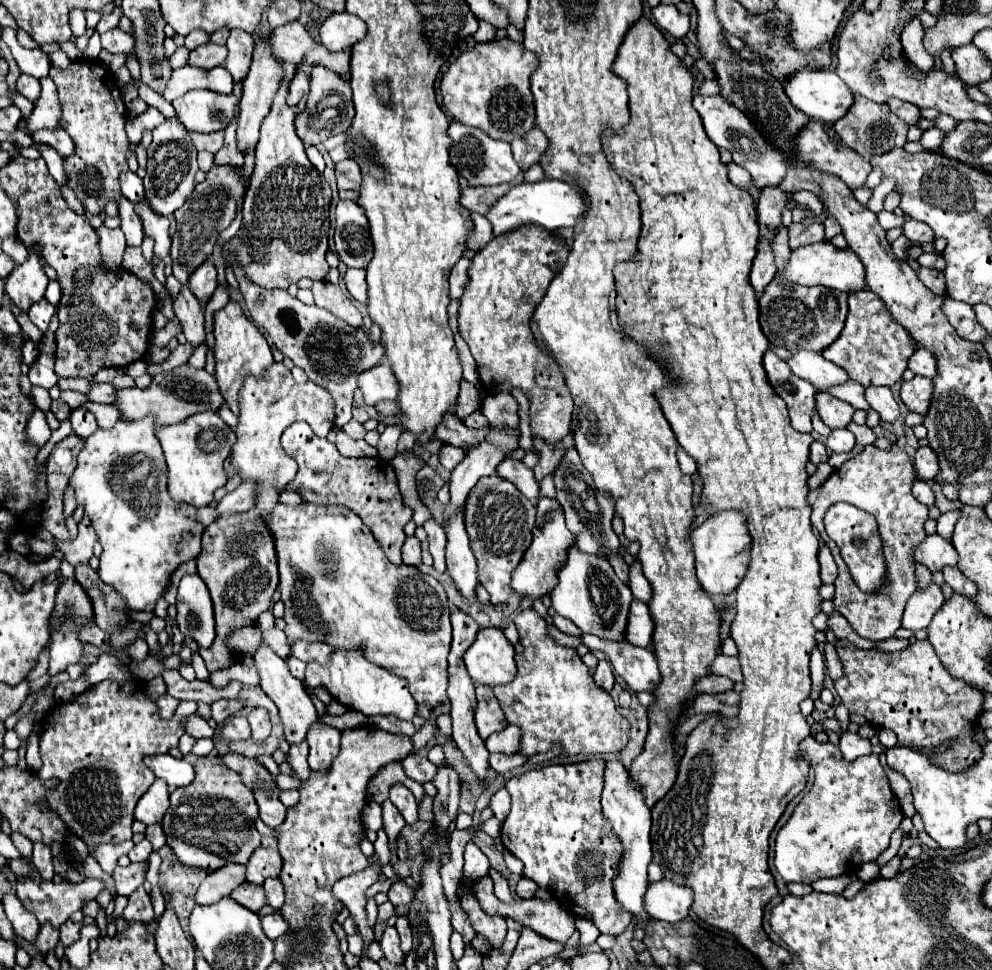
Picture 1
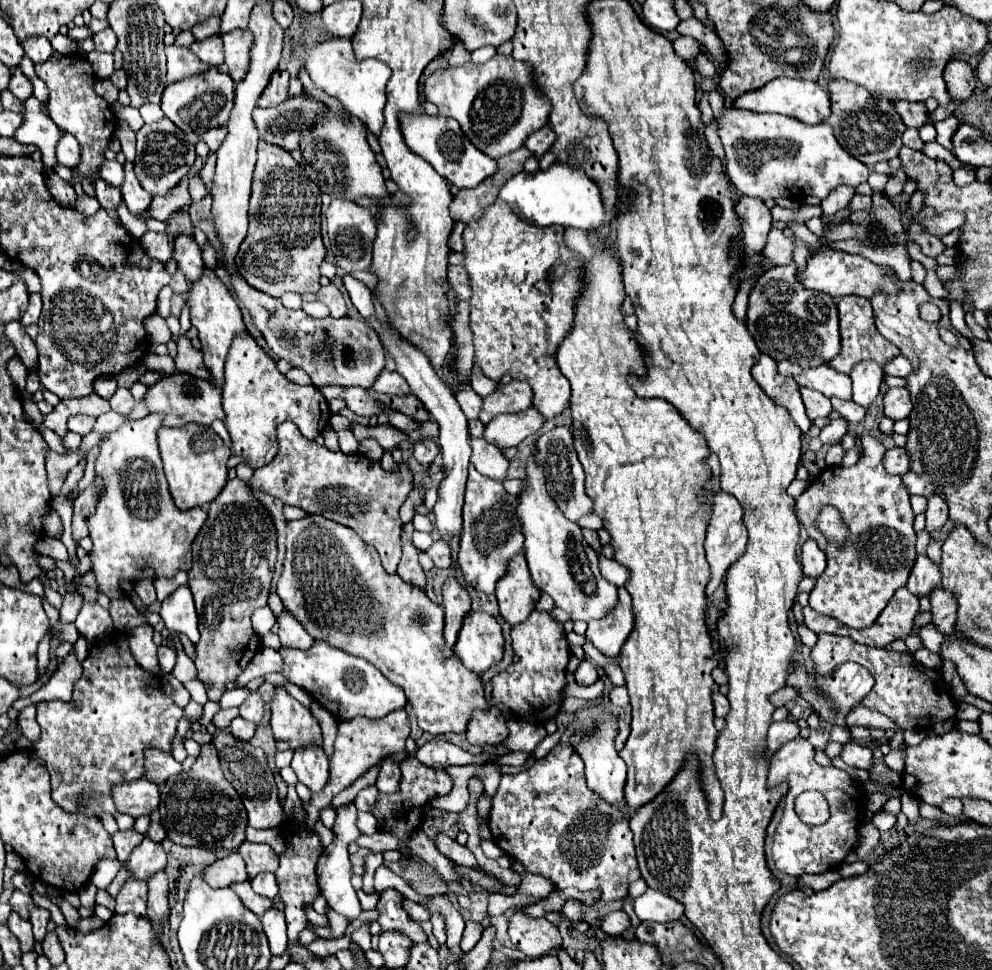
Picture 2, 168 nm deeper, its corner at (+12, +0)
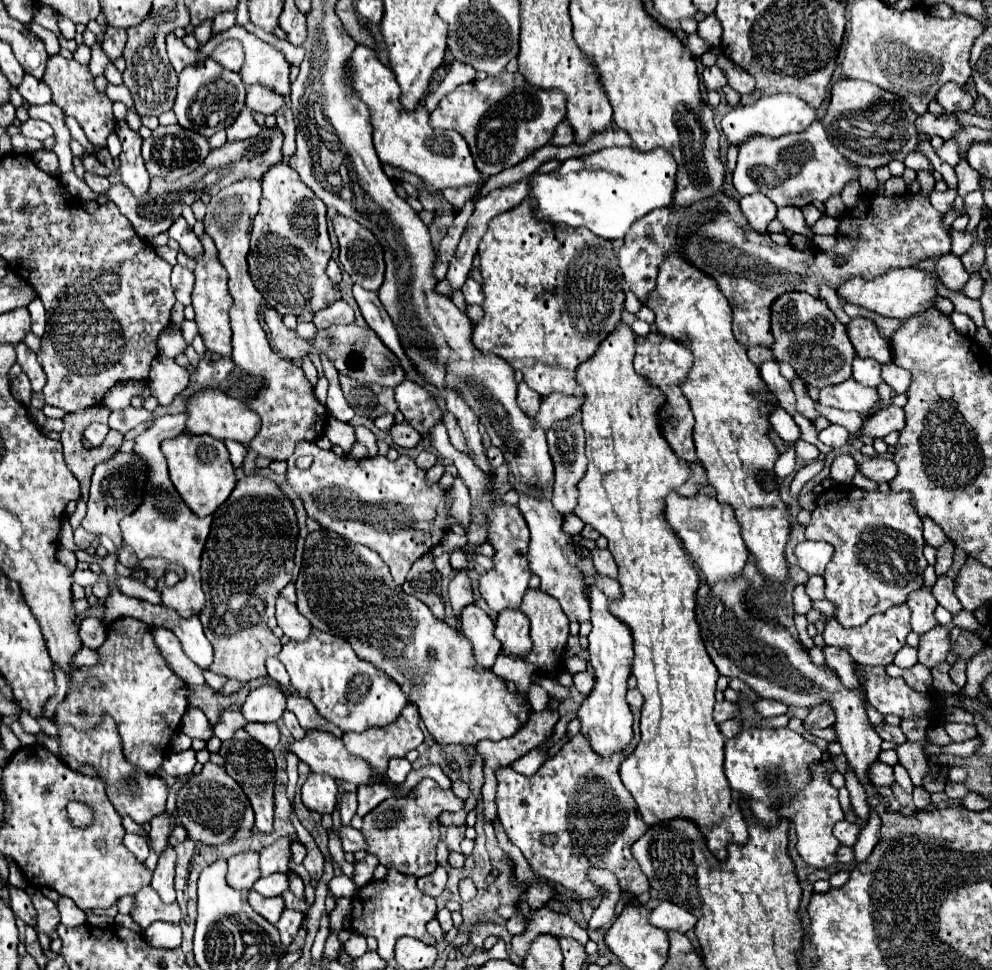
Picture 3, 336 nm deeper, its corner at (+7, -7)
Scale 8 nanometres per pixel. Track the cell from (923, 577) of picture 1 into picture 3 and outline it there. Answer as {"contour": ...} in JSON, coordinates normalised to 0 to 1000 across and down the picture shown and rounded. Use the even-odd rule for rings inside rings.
{"contour":[[[909,623],[909,625],[897,627],[889,635],[881,635],[879,639],[875,639],[875,643],[865,645],[865,647],[849,647],[839,635],[831,635],[831,654],[829,654],[829,658],[835,666],[843,666],[843,668],[847,666],[853,672],[857,672],[857,676],[865,685],[895,687],[895,685],[899,685],[903,672],[913,664],[913,656],[919,649],[917,647],[917,633],[919,633],[919,629],[915,627],[915,623]]]}

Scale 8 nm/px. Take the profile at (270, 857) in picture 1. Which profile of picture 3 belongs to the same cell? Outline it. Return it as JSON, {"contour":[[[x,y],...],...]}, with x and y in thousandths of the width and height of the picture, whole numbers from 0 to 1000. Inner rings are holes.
{"contour":[[[290,862],[278,866],[272,872],[266,872],[262,876],[262,899],[264,903],[272,903],[278,899],[290,899],[290,891],[293,888],[292,872],[294,868]]]}

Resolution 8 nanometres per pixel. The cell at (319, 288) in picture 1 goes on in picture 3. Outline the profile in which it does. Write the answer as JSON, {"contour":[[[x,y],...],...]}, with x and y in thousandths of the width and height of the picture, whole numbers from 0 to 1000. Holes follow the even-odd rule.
{"contour":[[[339,309],[331,318],[319,322],[317,330],[319,338],[331,338],[335,334],[355,334],[357,332],[357,320],[351,315],[349,309]]]}

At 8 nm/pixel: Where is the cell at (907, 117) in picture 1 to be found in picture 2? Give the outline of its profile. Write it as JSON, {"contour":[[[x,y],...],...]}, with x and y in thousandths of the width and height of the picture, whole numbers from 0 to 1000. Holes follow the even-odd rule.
{"contour":[[[902,104],[904,116],[910,121],[910,127],[914,131],[928,133],[930,129],[936,127],[936,114],[932,106],[916,106],[916,104]]]}

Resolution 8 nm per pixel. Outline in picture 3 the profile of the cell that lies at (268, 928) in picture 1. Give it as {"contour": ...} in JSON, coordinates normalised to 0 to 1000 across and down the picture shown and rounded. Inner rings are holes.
{"contour":[[[286,938],[278,957],[282,961],[282,967],[284,967],[284,981],[290,979],[290,975],[294,973],[298,961],[302,959],[302,953],[306,948],[306,942],[304,940],[298,940],[298,938]]]}

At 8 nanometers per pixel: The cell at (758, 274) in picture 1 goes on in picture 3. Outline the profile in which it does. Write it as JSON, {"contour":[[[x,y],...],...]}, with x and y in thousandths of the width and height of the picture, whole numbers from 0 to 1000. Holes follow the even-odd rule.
{"contour":[[[756,200],[746,206],[746,216],[752,223],[754,231],[762,237],[772,241],[774,231],[782,225],[782,212],[770,200]]]}

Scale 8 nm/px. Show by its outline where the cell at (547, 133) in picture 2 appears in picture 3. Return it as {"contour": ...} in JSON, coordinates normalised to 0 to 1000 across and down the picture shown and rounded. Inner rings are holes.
{"contour":[[[565,126],[554,146],[556,146],[558,151],[571,151],[571,148],[577,148],[577,146],[579,146],[579,140],[577,140],[577,132],[575,132],[571,126]]]}

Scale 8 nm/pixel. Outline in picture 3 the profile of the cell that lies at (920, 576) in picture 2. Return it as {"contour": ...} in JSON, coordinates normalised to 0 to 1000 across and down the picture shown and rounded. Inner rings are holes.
{"contour":[[[925,606],[923,610],[919,610],[919,614],[915,614],[913,623],[919,627],[917,643],[919,643],[921,652],[931,654],[946,643],[942,637],[942,627],[946,625],[946,621],[940,614],[938,606]]]}

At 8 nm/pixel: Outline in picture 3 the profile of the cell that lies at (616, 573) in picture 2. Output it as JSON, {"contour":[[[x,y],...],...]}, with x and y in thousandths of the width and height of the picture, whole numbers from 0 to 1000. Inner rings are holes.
{"contour":[[[599,567],[597,575],[599,575],[599,584],[601,584],[601,588],[605,592],[623,598],[623,586],[621,586],[619,575],[617,575],[617,571],[613,567]]]}

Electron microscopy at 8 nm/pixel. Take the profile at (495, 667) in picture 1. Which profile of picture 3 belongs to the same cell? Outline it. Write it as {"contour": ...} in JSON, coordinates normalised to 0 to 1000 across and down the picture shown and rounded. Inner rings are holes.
{"contour":[[[474,623],[464,633],[466,654],[476,662],[480,682],[486,689],[496,689],[504,674],[504,660],[498,658],[498,641],[480,623]]]}

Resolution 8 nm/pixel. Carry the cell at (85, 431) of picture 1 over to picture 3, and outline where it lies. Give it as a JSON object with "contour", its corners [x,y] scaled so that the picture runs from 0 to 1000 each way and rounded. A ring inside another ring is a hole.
{"contour":[[[91,437],[87,443],[85,443],[85,452],[93,458],[93,460],[101,460],[109,447],[109,439],[105,437]]]}

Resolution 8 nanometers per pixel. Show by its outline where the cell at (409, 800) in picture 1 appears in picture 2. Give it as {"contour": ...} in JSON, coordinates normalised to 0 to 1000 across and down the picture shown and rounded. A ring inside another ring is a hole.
{"contour":[[[388,780],[384,785],[382,791],[382,799],[380,799],[380,813],[386,818],[396,818],[402,811],[402,803],[404,803],[404,793],[402,793],[404,785],[396,782],[396,780]]]}

